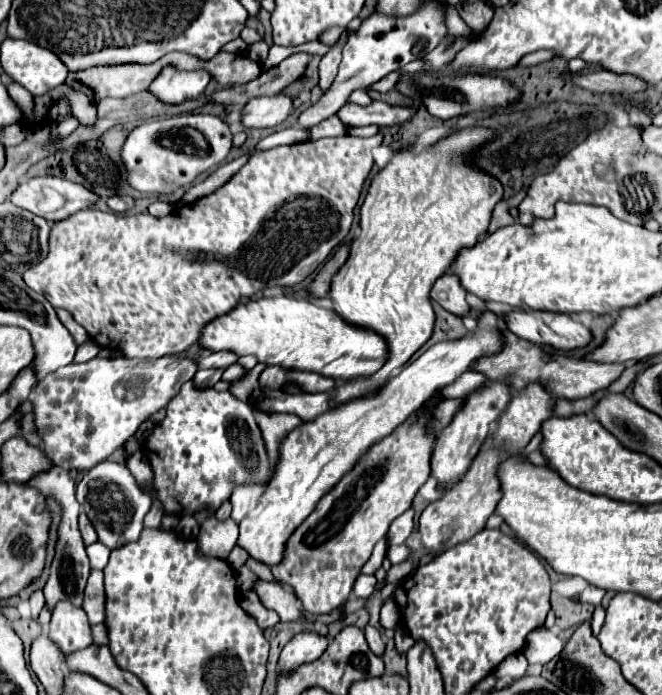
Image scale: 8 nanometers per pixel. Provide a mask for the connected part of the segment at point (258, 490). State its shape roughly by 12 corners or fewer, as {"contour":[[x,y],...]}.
{"contour":[[267,484],[237,486],[231,518],[239,524],[253,510]]}

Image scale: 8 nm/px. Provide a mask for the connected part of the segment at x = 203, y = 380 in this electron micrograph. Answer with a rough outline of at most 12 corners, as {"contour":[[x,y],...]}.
{"contour":[[199,370],[195,388],[211,388],[221,380],[223,370]]}

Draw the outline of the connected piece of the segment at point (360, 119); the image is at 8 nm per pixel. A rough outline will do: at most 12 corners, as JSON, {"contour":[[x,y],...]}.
{"contour":[[349,102],[337,112],[345,126],[371,124],[371,112]]}

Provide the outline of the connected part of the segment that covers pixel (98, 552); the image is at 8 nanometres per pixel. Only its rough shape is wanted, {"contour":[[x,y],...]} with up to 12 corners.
{"contour":[[101,542],[87,546],[93,570],[103,570],[111,550]]}

